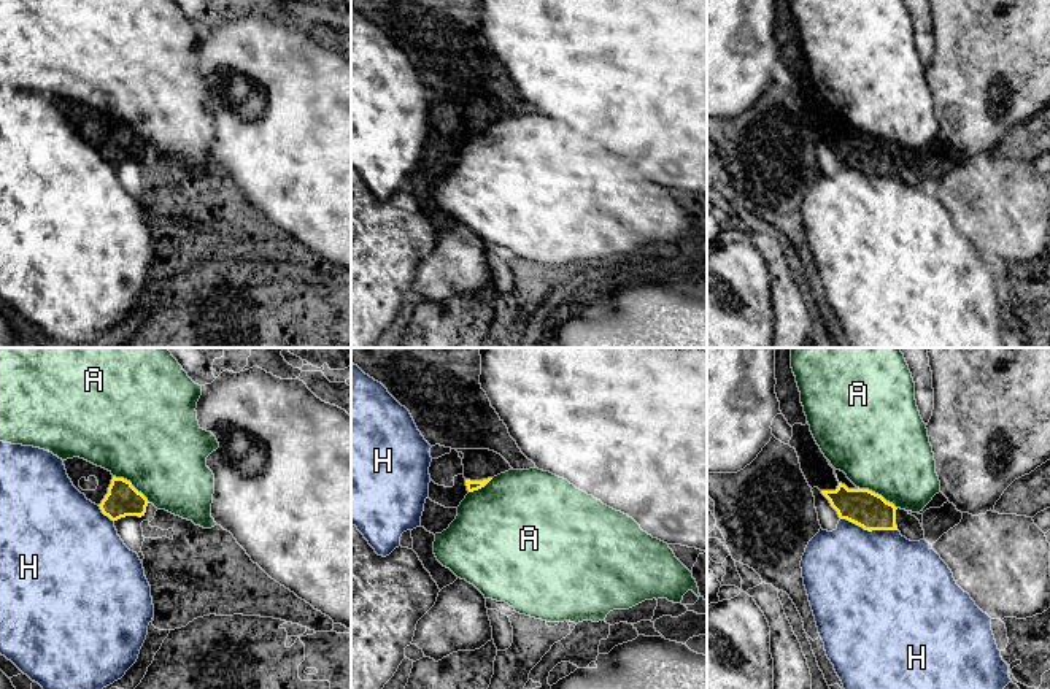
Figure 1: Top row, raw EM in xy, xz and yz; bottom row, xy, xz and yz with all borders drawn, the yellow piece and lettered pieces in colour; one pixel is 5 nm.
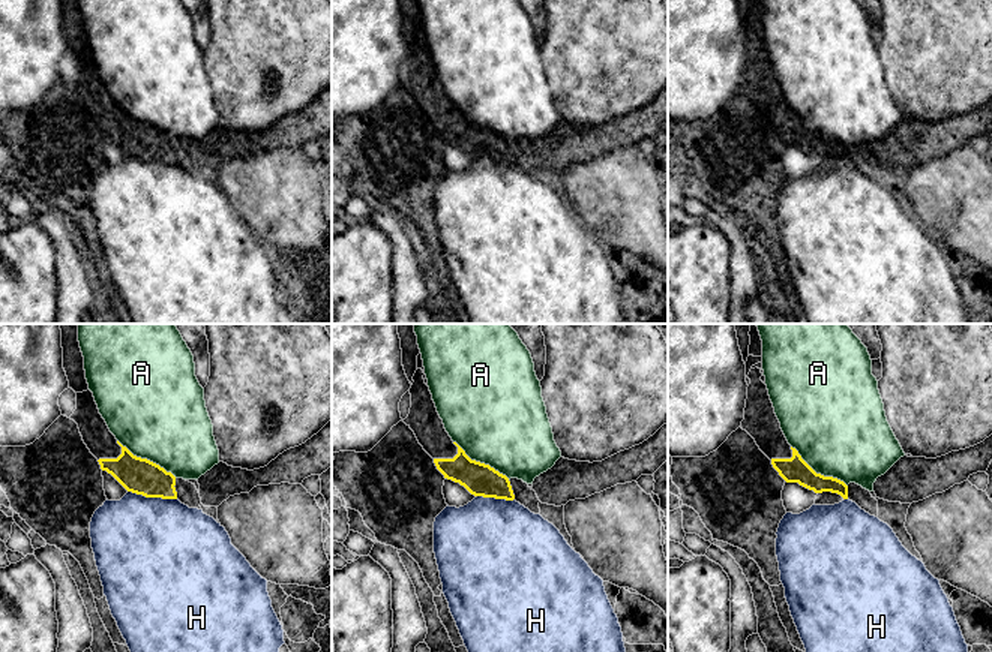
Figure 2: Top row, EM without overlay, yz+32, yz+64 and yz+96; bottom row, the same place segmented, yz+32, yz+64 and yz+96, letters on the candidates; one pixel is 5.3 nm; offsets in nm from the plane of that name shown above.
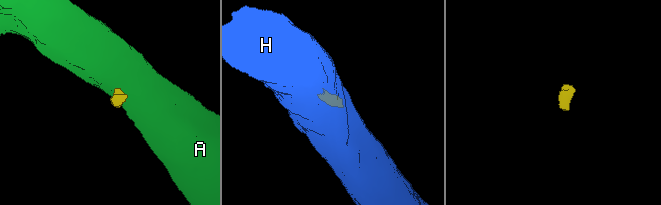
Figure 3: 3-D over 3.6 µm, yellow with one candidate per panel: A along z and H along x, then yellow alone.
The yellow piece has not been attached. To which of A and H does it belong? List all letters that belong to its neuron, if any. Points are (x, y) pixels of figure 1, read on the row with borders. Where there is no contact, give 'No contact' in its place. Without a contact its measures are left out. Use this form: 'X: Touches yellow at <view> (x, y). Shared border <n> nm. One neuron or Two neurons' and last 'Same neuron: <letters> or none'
A: Touches yellow at xy (131, 484). Shared border 240 nm. Two neurons
H: Touches yellow at yz (869, 531). Shared border 300 nm. Two neurons
Same neuron: none

